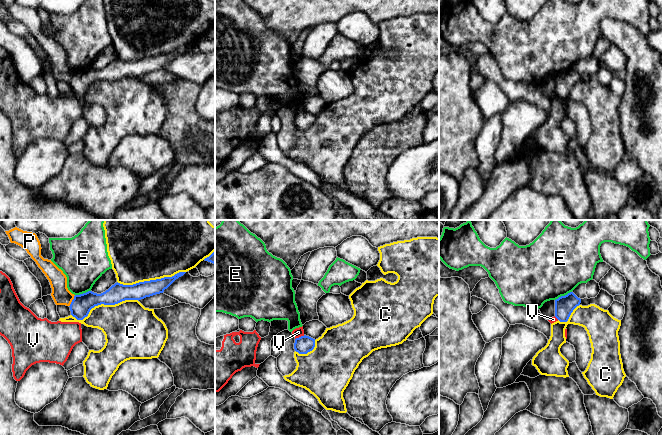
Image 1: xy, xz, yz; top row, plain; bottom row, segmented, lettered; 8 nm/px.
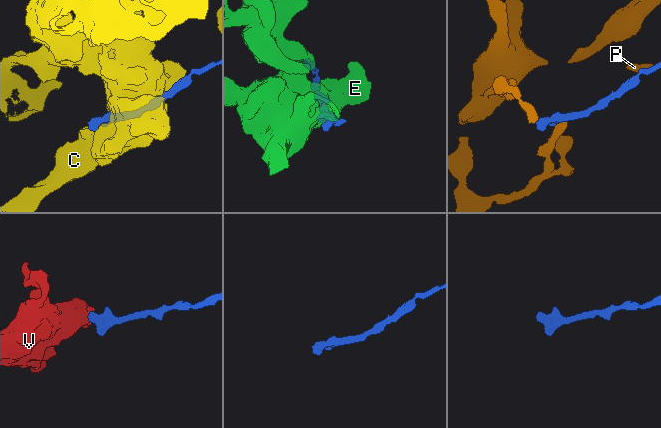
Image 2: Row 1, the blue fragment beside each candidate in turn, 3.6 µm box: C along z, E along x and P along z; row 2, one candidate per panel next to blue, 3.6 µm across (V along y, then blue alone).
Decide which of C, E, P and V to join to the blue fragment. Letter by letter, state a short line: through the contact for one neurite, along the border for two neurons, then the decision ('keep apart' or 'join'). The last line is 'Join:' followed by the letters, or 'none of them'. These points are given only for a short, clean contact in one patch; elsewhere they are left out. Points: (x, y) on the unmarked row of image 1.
C: keep apart
E: line yz (571, 67), (559, 72), (555, 76); keep apart
P: line xy (75, 71), (69, 82); keep apart
V: line xz (304, 111), (295, 115); keep apart
Join: none of them

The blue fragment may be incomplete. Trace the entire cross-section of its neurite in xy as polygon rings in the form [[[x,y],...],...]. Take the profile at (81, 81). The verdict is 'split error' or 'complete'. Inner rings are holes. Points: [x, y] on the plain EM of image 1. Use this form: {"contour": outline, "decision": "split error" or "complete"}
{"contour": [[[179,48],[172,53],[139,58],[133,61],[115,59],[101,70],[88,67],[75,71],[70,80],[71,91],[77,96],[83,96],[95,82],[115,81],[125,76],[141,76],[156,70],[163,69],[176,55],[186,48]]], "decision": "complete"}

